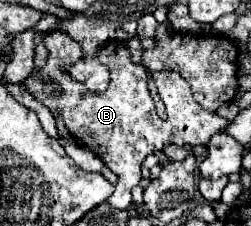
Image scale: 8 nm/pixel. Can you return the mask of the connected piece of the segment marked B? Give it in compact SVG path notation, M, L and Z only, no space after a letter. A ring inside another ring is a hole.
M51 32L45 34L45 46L49 50L47 66L45 70L29 76L25 80L25 86L39 102L43 102L53 112L53 116L61 114L67 130L77 140L81 140L93 154L97 154L107 168L111 168L119 176L113 194L107 199L107 202L113 204L113 208L117 210L125 210L132 203L131 192L141 180L141 164L145 156L163 150L169 144L207 146L213 134L225 132L225 128L231 124L229 120L203 110L193 100L189 84L177 72L157 72L157 90L169 116L167 120L161 120L149 96L149 88L147 88L149 74L141 64L131 62L129 50L119 40L105 44L97 56L109 68L111 74L109 88L101 94L87 92L83 84L71 80L67 74L61 72L61 66L81 60L81 46L75 40L69 40L69 36L61 32ZM43 80L57 80L57 86L61 86L63 92L53 94Z

